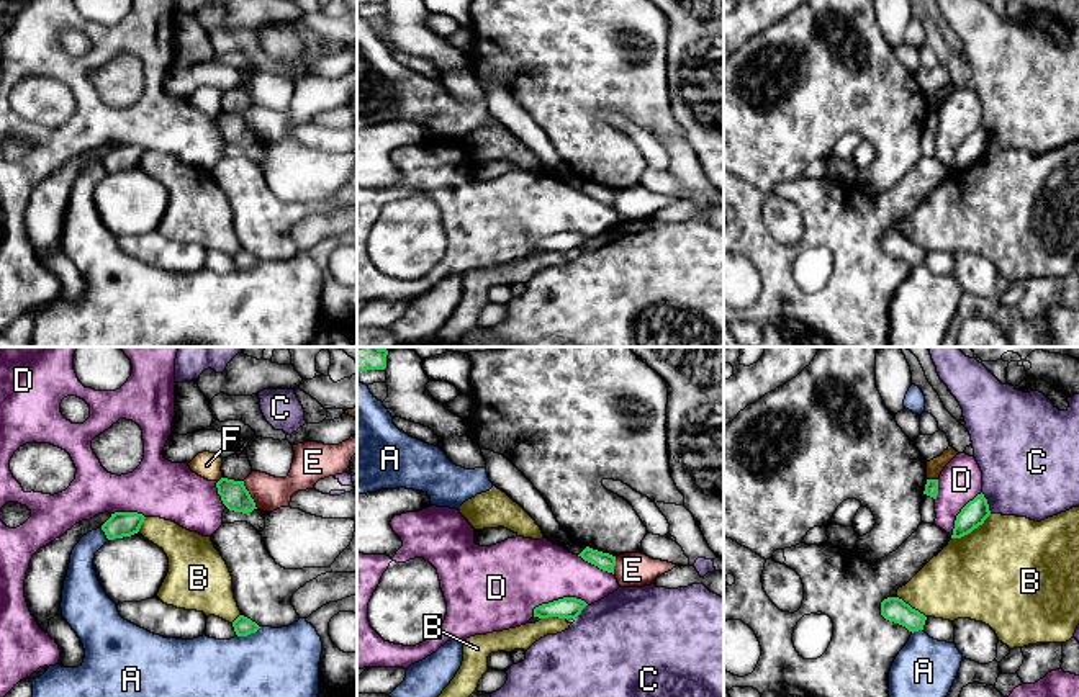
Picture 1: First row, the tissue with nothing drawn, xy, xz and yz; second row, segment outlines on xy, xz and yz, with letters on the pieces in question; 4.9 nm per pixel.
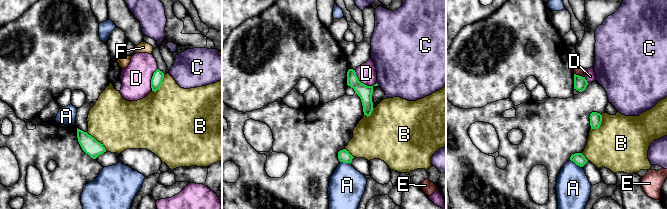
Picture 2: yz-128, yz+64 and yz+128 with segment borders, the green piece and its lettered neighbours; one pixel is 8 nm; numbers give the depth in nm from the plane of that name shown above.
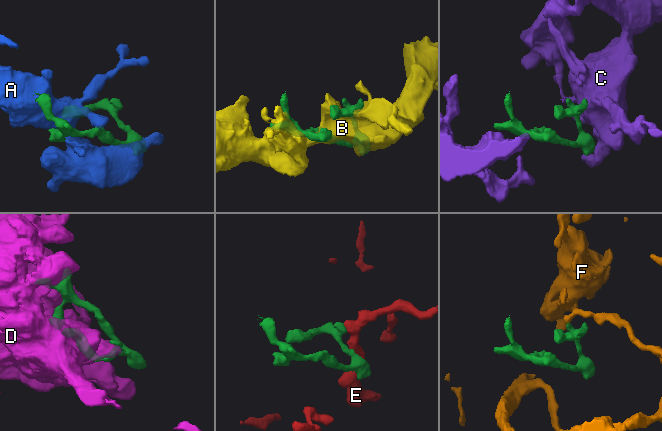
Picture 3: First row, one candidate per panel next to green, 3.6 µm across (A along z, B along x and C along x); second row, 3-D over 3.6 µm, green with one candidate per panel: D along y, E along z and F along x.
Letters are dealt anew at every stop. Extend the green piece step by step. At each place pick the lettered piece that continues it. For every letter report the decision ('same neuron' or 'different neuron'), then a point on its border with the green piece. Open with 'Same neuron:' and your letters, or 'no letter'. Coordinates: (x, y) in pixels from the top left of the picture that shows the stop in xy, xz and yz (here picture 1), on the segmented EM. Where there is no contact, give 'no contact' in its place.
Same neuron: no letter
A: different neuron; meets green in xy at (249, 634)
B: different neuron; meets green in yz at (971, 530)
C: different neuron; meets green in yz at (986, 503)
D: different neuron; meets green in xz at (559, 599)
E: different neuron; meets green in xy at (249, 494)
F: different neuron; meets green in yz at (932, 480)

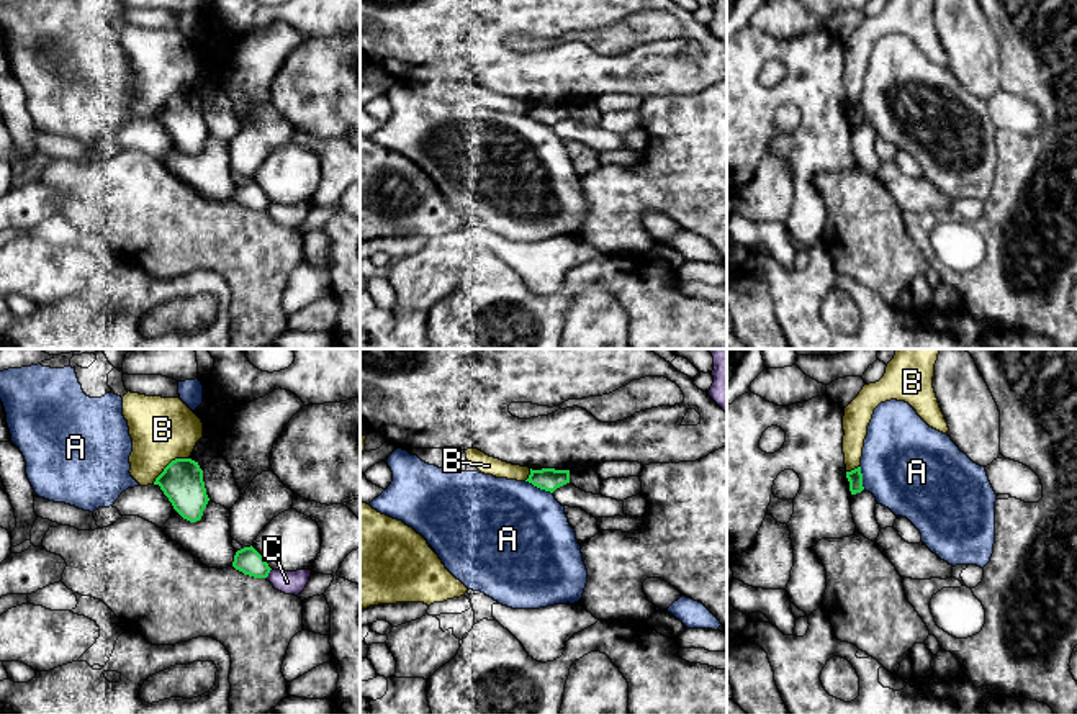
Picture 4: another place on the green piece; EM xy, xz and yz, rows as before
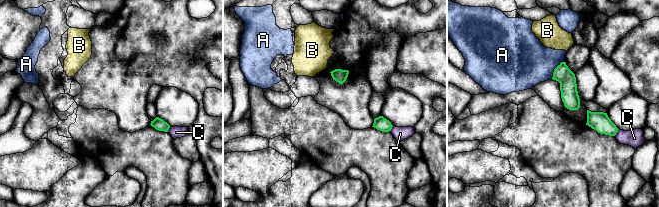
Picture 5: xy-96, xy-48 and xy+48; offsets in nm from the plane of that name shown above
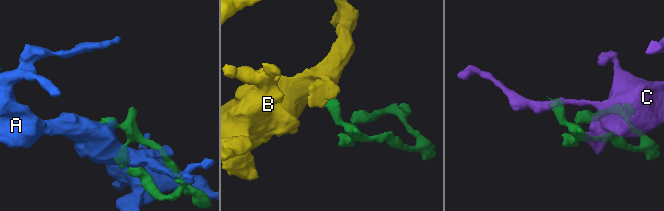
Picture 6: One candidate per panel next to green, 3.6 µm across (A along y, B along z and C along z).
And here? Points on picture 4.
Same neuron: no letter
A: different neuron; meets green in xz at (539, 487)
B: different neuron; meets green in xy at (169, 464)
C: different neuron; meets green in xy at (269, 572)

